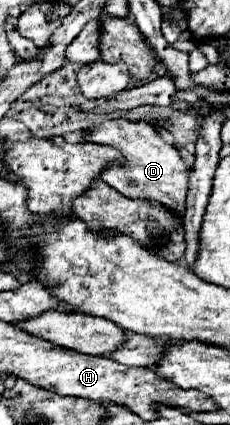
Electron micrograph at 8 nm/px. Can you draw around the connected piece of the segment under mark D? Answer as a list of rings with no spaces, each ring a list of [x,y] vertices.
[[[125,118],[105,120],[99,126],[87,128],[83,140],[91,140],[97,144],[113,146],[121,152],[123,162],[115,162],[107,166],[99,178],[119,190],[125,196],[145,198],[151,202],[159,202],[167,206],[169,210],[175,210],[179,214],[185,212],[185,196],[187,196],[187,178],[189,178],[189,166],[183,164],[181,154],[175,146],[167,144],[161,134],[147,122],[129,122]]]

